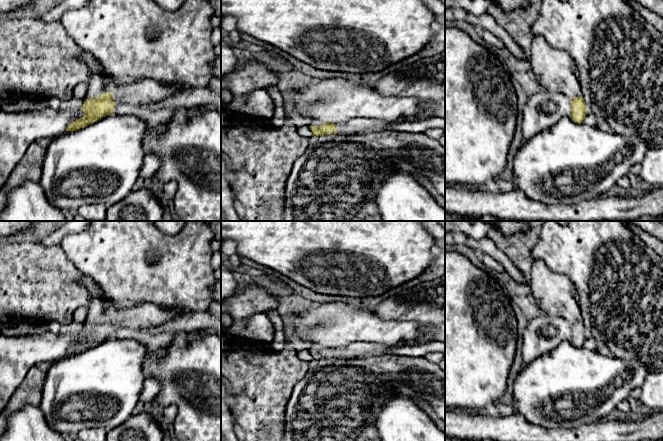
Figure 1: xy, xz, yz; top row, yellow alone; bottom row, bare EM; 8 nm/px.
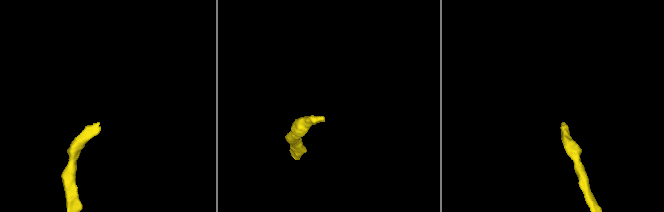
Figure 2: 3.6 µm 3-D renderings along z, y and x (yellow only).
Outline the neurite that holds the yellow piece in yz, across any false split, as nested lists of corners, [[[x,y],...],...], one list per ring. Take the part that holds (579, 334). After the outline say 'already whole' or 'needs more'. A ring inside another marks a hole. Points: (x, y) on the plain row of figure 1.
[[[533,260],[530,292],[545,314],[568,321],[572,344],[583,347],[587,337],[573,282],[563,273],[552,271],[542,260]]]; needs more

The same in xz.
[[[357,342],[343,348],[333,348],[312,343],[309,349],[314,361],[326,358],[362,358],[384,354],[390,346],[378,343]]]; needs more

